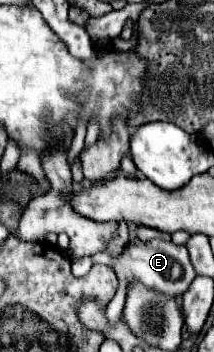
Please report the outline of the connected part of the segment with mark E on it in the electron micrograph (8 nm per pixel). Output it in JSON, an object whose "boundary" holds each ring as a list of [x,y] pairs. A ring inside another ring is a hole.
{"boundary":[[[135,239],[135,241],[129,241],[121,249],[119,255],[111,255],[111,253],[103,251],[103,253],[93,255],[93,261],[109,265],[118,278],[118,289],[106,308],[107,318],[113,324],[119,321],[122,314],[126,287],[129,283],[139,281],[139,283],[143,283],[145,287],[149,287],[157,293],[163,293],[163,295],[169,295],[169,297],[179,297],[189,289],[189,285],[193,283],[193,279],[197,275],[191,261],[189,261],[187,249],[183,245],[175,245],[173,241],[163,241],[163,239],[151,239],[147,243]]]}

